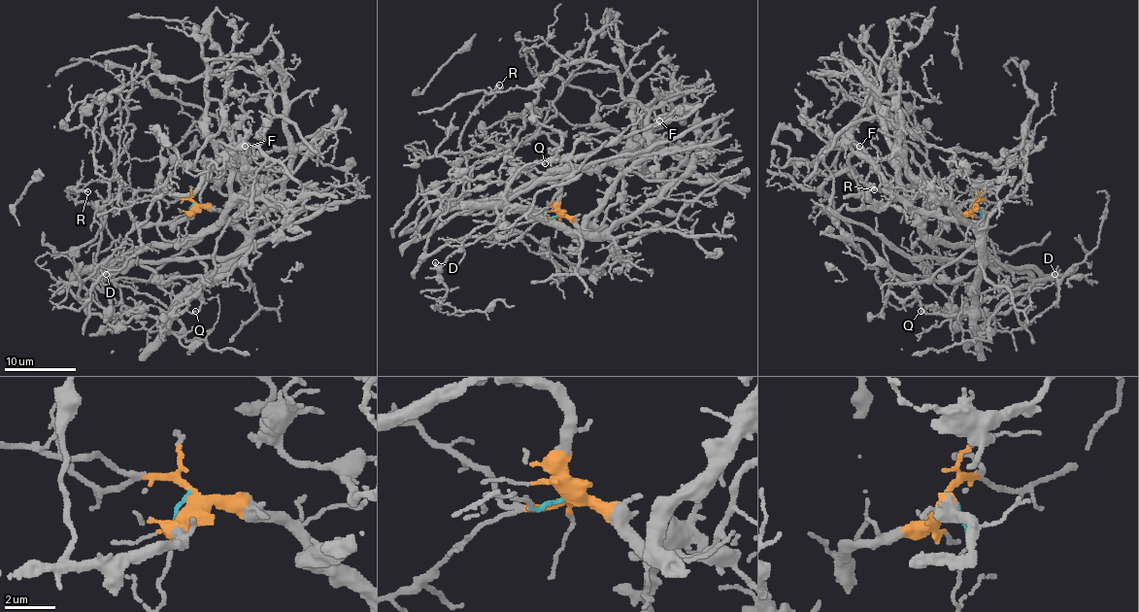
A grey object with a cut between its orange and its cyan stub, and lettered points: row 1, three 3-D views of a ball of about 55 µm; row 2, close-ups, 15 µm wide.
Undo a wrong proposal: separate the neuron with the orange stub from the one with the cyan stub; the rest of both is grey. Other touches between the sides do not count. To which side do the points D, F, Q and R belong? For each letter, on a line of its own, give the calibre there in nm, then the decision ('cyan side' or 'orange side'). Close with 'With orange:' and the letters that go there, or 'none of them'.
D: calibre 110 nm; orange side
F: calibre 110 nm; orange side
Q: calibre 110 nm; orange side
R: calibre 160 nm; cyan side
With orange: D, F, Q

